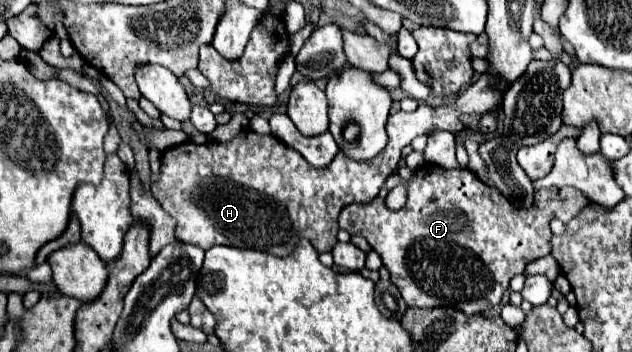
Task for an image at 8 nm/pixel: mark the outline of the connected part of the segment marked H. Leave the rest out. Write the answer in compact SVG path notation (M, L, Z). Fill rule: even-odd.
M481 75L463 95L459 95L459 105L419 105L413 113L397 111L389 115L389 141L373 159L355 161L349 159L345 151L339 151L323 169L309 165L301 153L291 151L277 137L259 135L251 129L241 131L227 143L181 143L163 153L161 177L151 185L151 193L177 221L177 239L201 249L229 245L285 257L295 251L301 233L307 231L307 239L317 253L331 251L337 243L337 217L341 209L351 203L371 203L385 179L397 169L405 145L419 135L431 135L435 131L457 133L463 129L463 123L459 121L461 113L493 111L493 107L499 105L499 99L501 93L493 87L491 77Z

